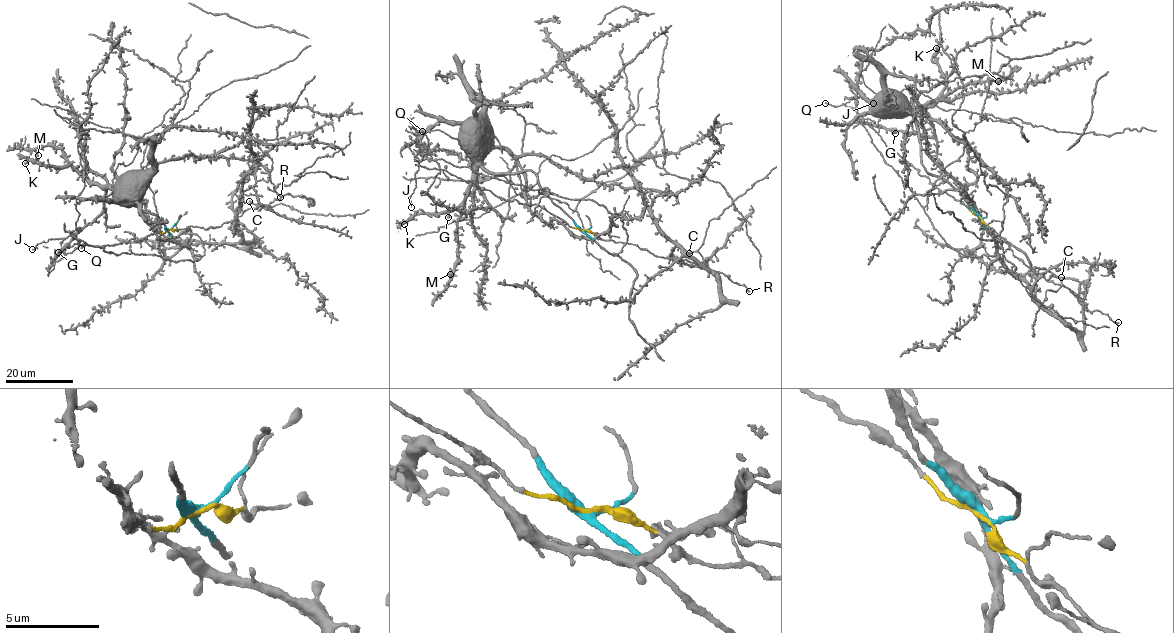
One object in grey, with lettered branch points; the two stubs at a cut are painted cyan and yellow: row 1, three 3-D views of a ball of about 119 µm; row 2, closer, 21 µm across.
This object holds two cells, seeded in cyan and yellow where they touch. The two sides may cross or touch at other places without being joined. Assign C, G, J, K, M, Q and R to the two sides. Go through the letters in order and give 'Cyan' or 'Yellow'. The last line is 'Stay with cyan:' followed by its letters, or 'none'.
C: Yellow
G: Cyan
J: Cyan
K: Cyan
M: Cyan
Q: Cyan
R: Yellow
Stay with cyan: G, J, K, M, Q

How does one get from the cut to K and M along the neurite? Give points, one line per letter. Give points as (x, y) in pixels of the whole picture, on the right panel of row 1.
K: (979, 216), (965, 197), (921, 162), (913, 113), (940, 98), (946, 80), (934, 59), (936, 48)
M: (979, 216), (965, 197), (923, 166), (913, 113), (919, 106), (942, 98), (958, 87), (1003, 78), (998, 81)

